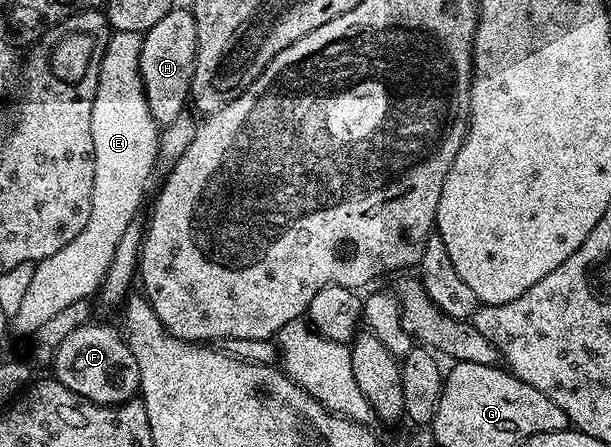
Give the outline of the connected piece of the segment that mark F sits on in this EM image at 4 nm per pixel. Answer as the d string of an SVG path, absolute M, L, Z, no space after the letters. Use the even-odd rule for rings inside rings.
M87 323L76 327L56 351L52 362L53 376L68 391L97 405L122 405L135 400L139 392L138 360L132 355L125 336L110 325Z

